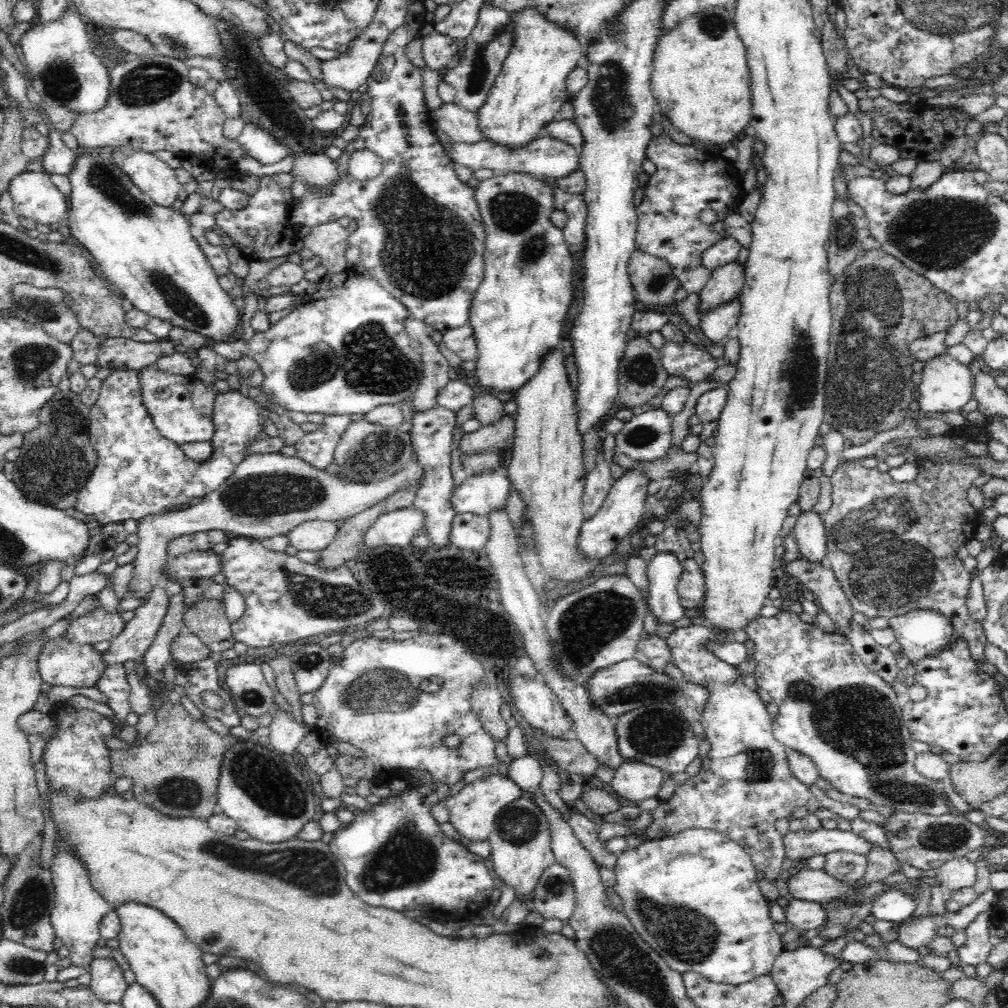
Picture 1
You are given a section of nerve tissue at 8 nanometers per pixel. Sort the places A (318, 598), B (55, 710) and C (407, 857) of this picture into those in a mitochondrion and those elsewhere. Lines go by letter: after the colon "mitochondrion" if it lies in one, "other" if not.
A: mitochondrion
B: other
C: mitochondrion

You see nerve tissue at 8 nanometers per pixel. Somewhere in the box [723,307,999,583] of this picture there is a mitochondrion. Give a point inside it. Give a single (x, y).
(799, 374)

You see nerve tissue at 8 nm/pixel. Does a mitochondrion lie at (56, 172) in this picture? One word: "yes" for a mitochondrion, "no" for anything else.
no

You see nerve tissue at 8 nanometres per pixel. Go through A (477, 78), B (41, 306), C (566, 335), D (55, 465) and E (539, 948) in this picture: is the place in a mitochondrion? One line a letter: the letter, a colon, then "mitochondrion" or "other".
A: mitochondrion
B: mitochondrion
C: other
D: mitochondrion
E: other

